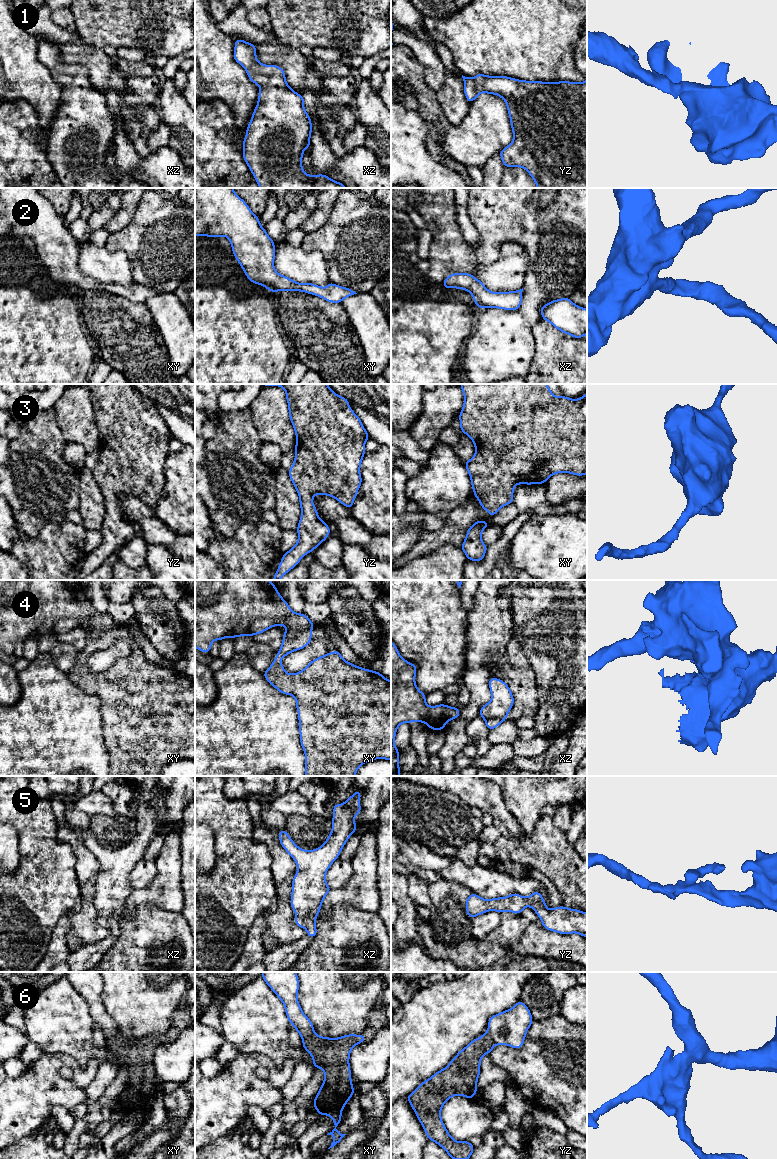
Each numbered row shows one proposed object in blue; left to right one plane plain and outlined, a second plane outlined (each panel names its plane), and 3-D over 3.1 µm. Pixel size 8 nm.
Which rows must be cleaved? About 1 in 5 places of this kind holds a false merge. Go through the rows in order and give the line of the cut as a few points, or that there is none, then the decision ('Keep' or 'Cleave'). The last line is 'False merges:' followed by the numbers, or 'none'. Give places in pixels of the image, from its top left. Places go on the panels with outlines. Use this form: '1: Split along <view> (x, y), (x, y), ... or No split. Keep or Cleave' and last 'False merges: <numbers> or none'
1: No split. Keep
2: No split. Keep
3: No split. Keep
4: Split along xy (310, 630), (296, 635), (284, 635). Cleave
5: No split. Keep
6: Split along xy (315, 1034), (302, 1039). Cleave
False merges: 4, 6

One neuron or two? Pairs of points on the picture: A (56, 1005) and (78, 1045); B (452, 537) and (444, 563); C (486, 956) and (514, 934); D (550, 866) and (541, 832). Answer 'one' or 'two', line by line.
A: one
B: two
C: one
D: one

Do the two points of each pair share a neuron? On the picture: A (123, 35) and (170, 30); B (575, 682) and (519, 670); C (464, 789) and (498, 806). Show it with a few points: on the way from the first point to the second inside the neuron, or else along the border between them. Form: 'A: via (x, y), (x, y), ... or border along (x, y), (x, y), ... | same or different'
A: via (135, 32), (158, 32) | same
B: border along (523, 652), (534, 672), (536, 694), (538, 696) | different
C: via (472, 789), (484, 794), (490, 800) | same

